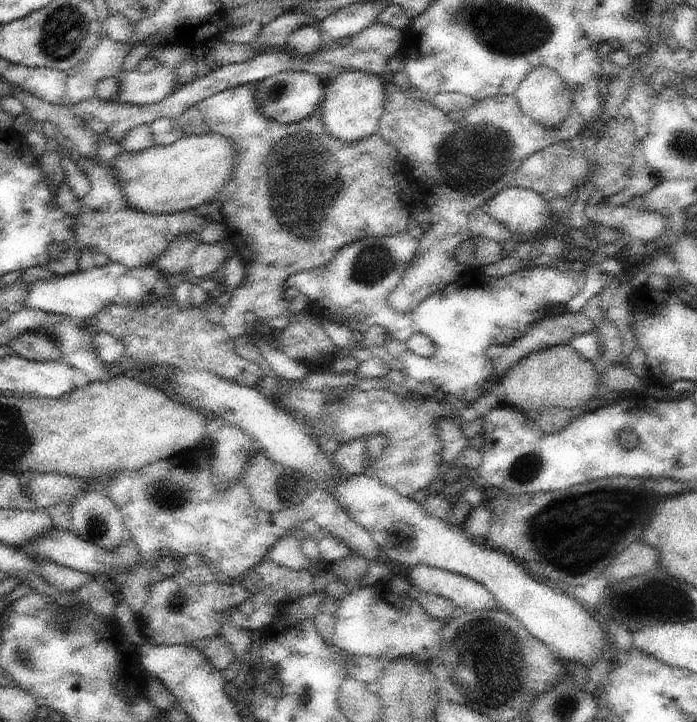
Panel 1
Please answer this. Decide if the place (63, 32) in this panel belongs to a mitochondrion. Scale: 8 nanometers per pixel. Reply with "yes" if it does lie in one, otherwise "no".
yes

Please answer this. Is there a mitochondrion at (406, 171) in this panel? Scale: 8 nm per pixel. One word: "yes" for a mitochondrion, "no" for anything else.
no

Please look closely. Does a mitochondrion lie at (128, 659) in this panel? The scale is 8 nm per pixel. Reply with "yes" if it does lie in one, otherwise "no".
no

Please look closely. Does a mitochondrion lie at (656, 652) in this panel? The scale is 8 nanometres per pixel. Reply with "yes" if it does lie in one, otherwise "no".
no

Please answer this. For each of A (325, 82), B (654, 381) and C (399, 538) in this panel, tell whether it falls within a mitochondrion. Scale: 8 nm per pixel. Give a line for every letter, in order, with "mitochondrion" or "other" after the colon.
A: other
B: other
C: other

